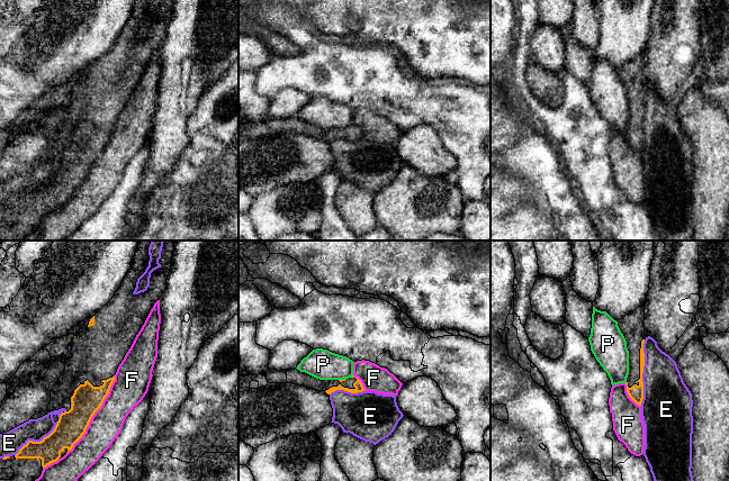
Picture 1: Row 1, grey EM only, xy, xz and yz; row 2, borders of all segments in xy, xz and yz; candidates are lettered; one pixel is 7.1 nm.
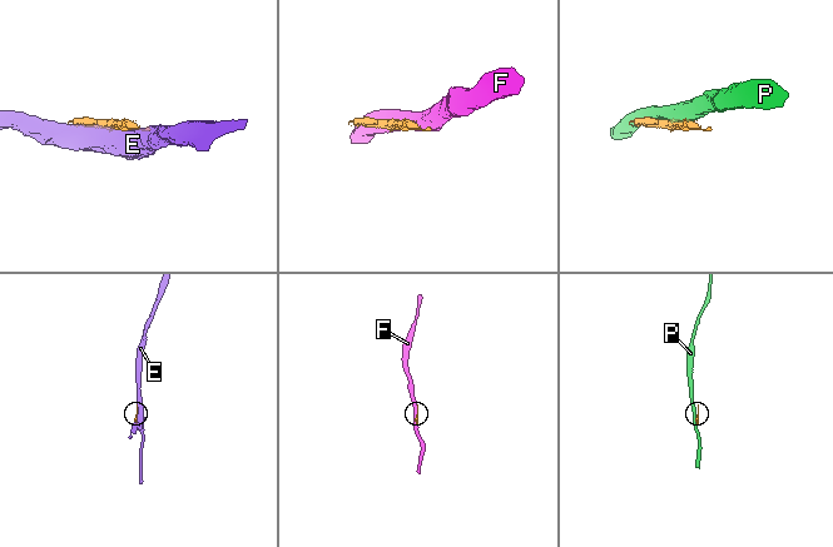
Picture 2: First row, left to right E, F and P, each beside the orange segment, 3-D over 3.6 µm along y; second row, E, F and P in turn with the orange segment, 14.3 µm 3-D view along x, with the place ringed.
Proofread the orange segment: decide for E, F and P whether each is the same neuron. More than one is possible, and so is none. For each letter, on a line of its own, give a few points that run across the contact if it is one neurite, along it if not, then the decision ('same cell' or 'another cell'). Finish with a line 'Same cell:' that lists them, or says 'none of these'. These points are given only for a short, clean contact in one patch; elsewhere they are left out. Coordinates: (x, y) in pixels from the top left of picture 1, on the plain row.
E: another cell
F: another cell
P: another cell
Same cell: none of these

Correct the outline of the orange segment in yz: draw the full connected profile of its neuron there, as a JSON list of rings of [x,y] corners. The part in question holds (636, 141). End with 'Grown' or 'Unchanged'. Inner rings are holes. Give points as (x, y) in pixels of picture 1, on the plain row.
[[[644,54],[638,55],[634,60],[618,69],[618,74],[627,89],[627,97],[629,99],[629,122],[626,130],[627,140],[639,154],[641,154],[644,147],[644,91],[646,88],[644,69]]]. Grown

